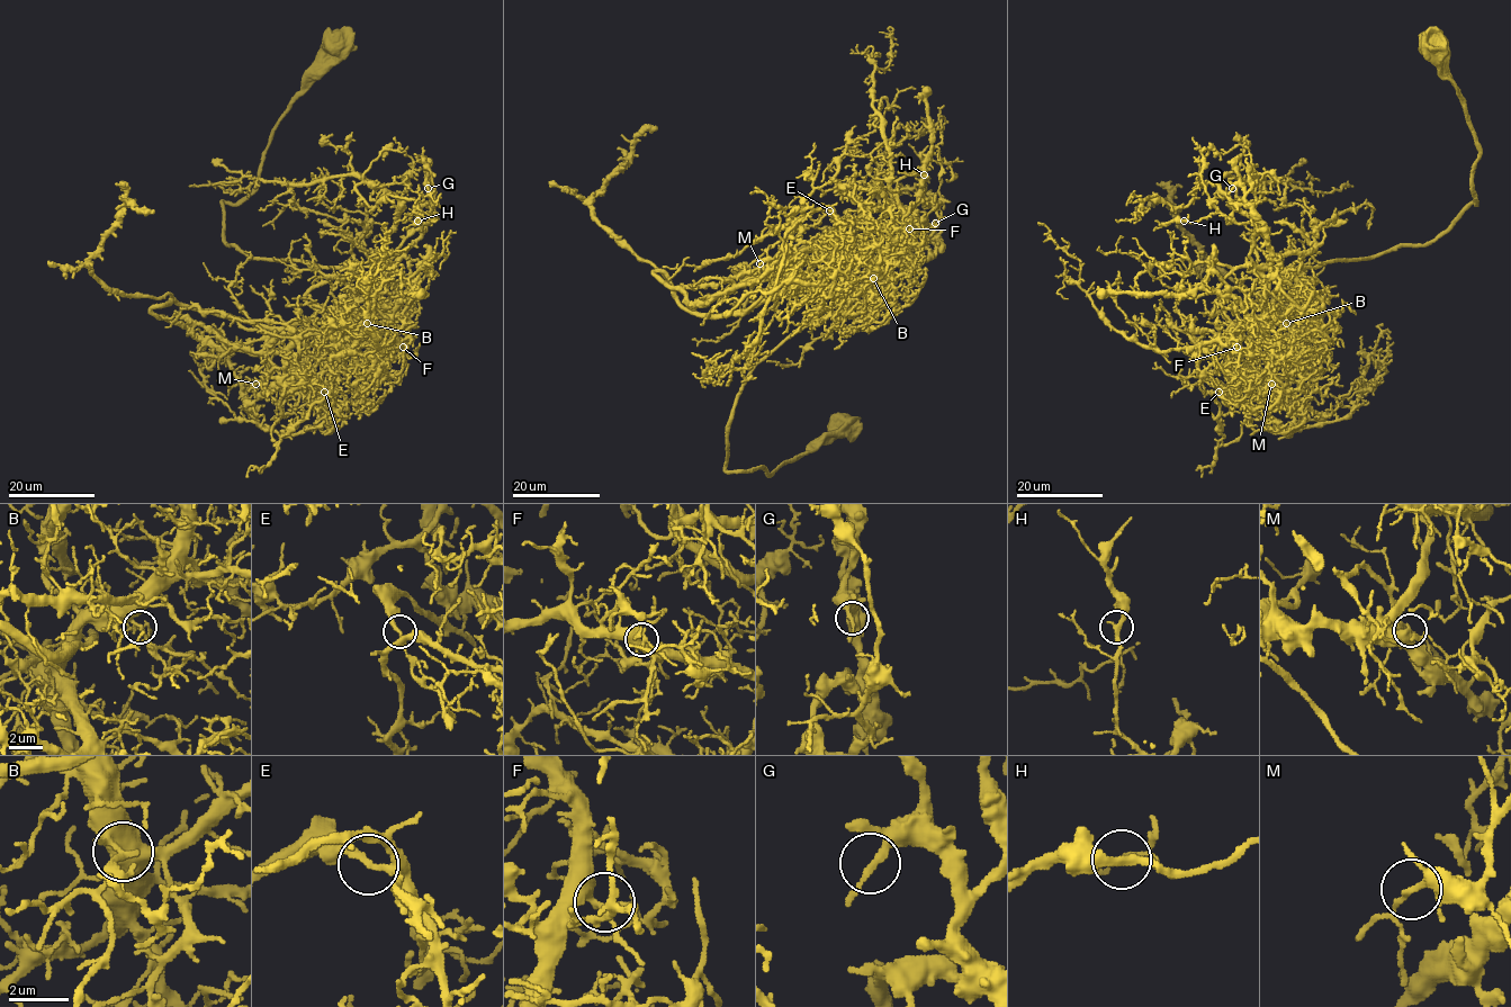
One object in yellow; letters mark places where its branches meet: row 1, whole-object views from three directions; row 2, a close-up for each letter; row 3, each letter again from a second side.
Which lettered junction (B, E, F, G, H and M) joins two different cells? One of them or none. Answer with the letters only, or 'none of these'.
E

